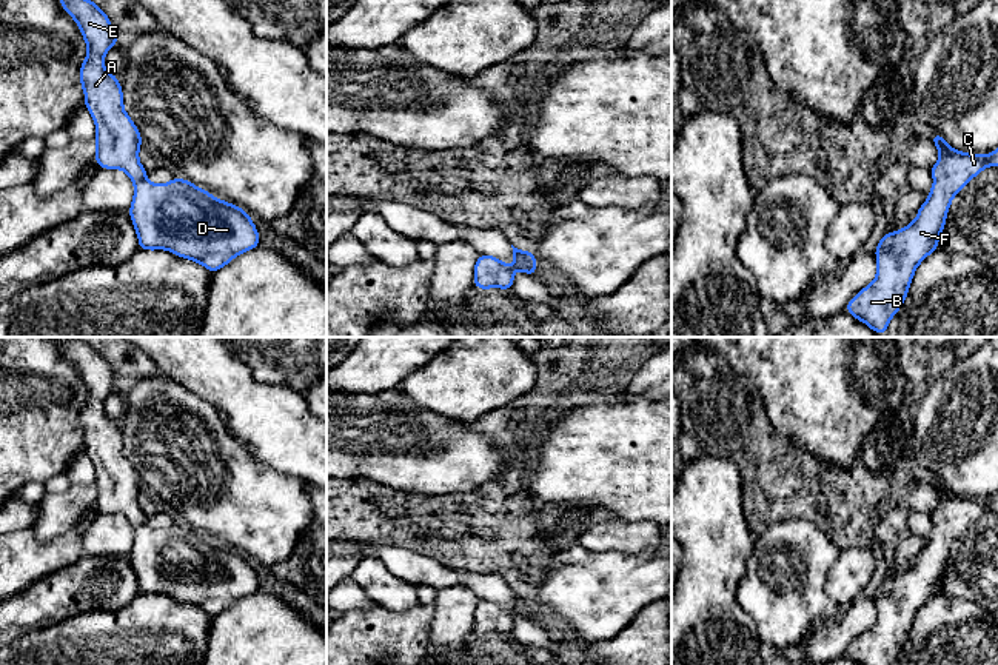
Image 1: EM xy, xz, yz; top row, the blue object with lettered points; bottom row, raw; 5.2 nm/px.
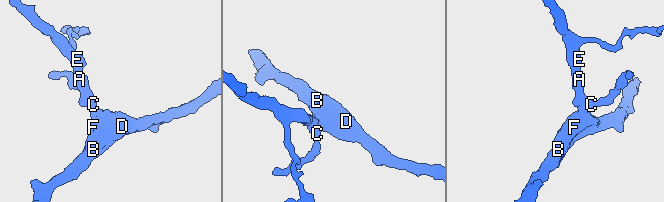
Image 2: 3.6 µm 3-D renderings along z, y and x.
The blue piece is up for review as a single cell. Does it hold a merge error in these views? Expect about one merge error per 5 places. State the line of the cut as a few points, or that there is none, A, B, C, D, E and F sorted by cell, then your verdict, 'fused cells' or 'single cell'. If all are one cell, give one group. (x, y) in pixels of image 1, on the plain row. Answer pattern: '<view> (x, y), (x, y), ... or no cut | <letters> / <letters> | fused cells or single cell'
no cut | A B C D E F | single cell

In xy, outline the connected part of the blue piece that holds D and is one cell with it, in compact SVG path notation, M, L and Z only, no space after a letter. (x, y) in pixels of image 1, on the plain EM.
M59 337L62 353L79 369L88 400L80 409L85 451L95 466L100 513L123 514L134 526L129 562L140 594L166 594L194 605L214 617L236 600L259 591L259 577L250 559L219 545L185 523L166 530L146 525L139 506L143 488L139 474L123 454L123 436L103 409L105 399L120 385L108 360L75 337Z

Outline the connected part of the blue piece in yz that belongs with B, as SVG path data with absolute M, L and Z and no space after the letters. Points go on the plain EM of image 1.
M941 479L930 480L939 496L939 505L930 513L933 531L929 543L919 551L915 565L895 577L887 577L875 594L878 617L870 630L861 634L846 651L858 665L890 665L909 639L910 625L918 610L938 593L952 543L984 513L998 511L998 493L993 499L967 499L950 493Z

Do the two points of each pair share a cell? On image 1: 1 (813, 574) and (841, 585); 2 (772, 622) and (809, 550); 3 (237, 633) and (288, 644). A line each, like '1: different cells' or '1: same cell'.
1: different cells
2: same cell
3: same cell

